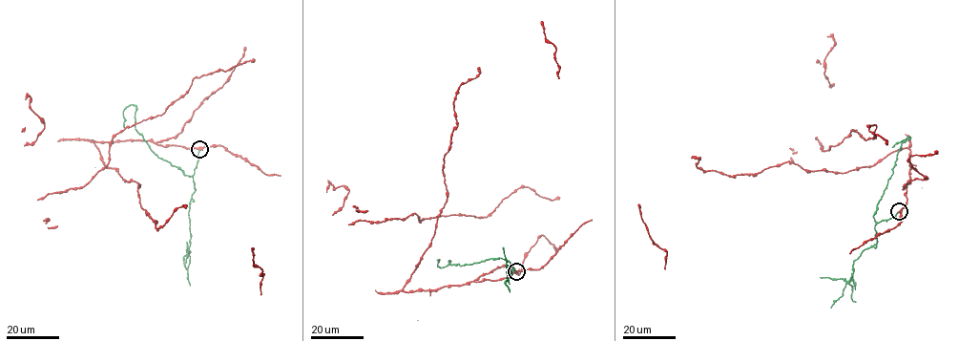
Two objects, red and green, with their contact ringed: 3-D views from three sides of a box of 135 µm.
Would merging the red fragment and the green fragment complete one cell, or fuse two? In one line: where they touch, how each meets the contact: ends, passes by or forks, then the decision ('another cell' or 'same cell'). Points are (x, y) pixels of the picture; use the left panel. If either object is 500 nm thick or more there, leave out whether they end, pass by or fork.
place (199, 149); red forks; green ends; another cell

